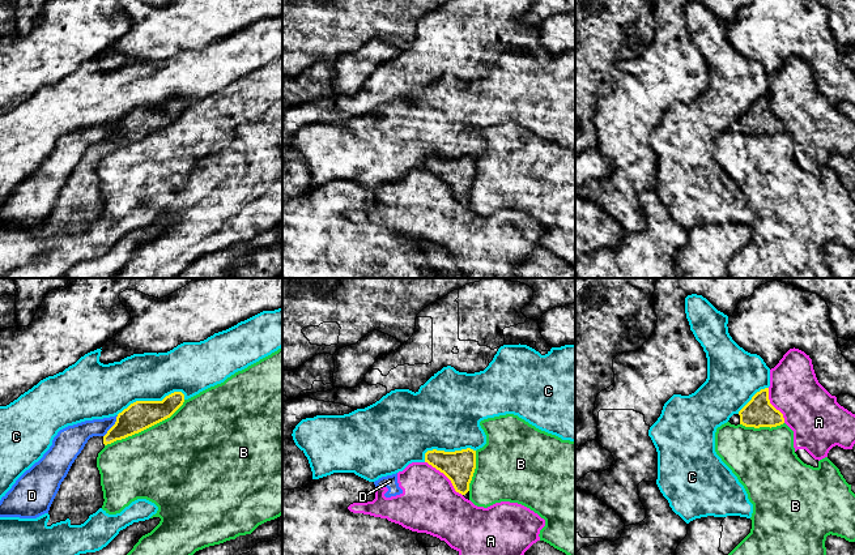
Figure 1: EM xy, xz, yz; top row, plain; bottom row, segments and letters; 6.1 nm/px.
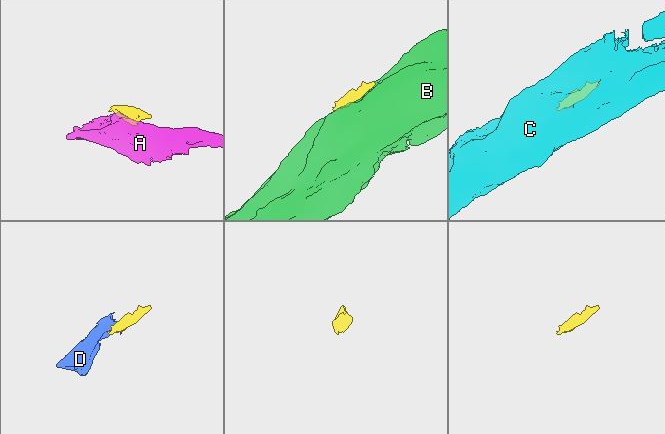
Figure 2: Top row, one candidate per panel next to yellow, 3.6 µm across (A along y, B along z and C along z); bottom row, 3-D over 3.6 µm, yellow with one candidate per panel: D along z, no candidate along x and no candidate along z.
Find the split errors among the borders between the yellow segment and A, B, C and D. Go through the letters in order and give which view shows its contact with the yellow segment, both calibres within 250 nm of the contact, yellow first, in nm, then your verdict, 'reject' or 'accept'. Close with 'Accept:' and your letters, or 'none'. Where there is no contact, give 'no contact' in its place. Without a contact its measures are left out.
A: meets yellow in xz; 190 nm thick on the yellow side, 360 nm on the other; reject
B: meets yellow in xy; 180 nm thick on the yellow side, 500 nm on the other; reject
C: meets yellow in xy; 180 nm thick on the yellow side, 300 nm on the other; reject
D: meets yellow in xy; 180 nm thick on the yellow side, 150 nm on the other; reject
Accept: none

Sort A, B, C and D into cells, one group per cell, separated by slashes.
A D / B / C

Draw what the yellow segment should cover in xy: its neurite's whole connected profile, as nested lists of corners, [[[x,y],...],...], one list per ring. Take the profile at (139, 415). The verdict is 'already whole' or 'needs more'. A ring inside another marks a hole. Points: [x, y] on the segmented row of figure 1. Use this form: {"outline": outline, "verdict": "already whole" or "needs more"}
{"outline": [[[174,392],[166,396],[162,401],[136,401],[118,414],[115,424],[105,436],[90,437],[60,484],[60,488],[48,511],[50,520],[47,526],[65,521],[67,518],[71,520],[71,525],[81,525],[89,518],[90,515],[102,508],[105,499],[101,486],[101,474],[97,468],[98,453],[107,444],[139,434],[170,418],[183,405],[183,402],[184,394],[182,392]]], "verdict": "needs more"}

